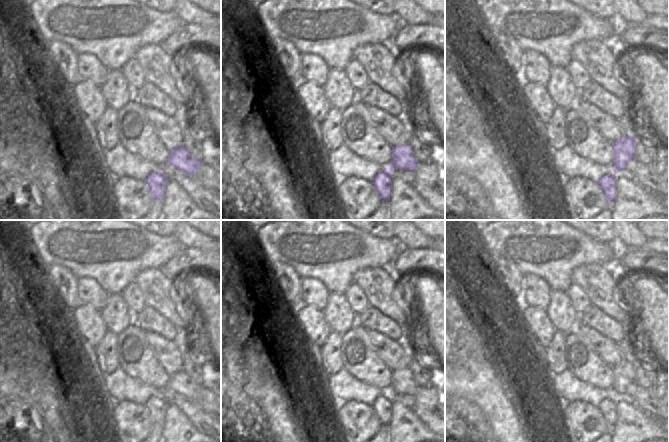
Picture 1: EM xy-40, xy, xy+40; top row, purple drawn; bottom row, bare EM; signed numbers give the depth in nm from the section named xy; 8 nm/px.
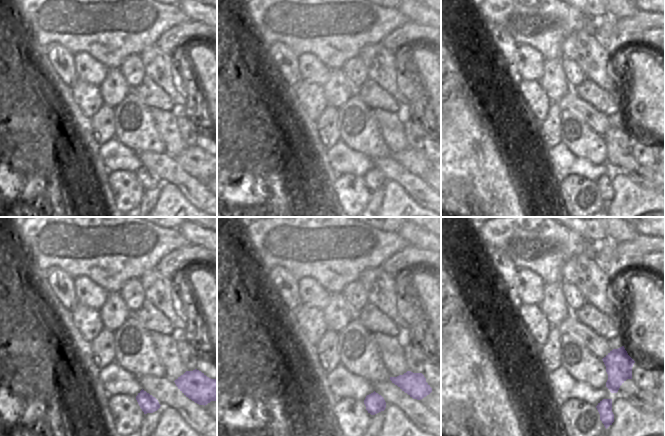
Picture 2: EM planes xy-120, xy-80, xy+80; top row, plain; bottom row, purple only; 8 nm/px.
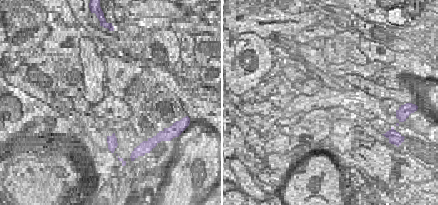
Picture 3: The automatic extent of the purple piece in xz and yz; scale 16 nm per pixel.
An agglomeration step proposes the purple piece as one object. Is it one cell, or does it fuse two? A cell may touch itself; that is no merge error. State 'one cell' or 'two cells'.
two cells

